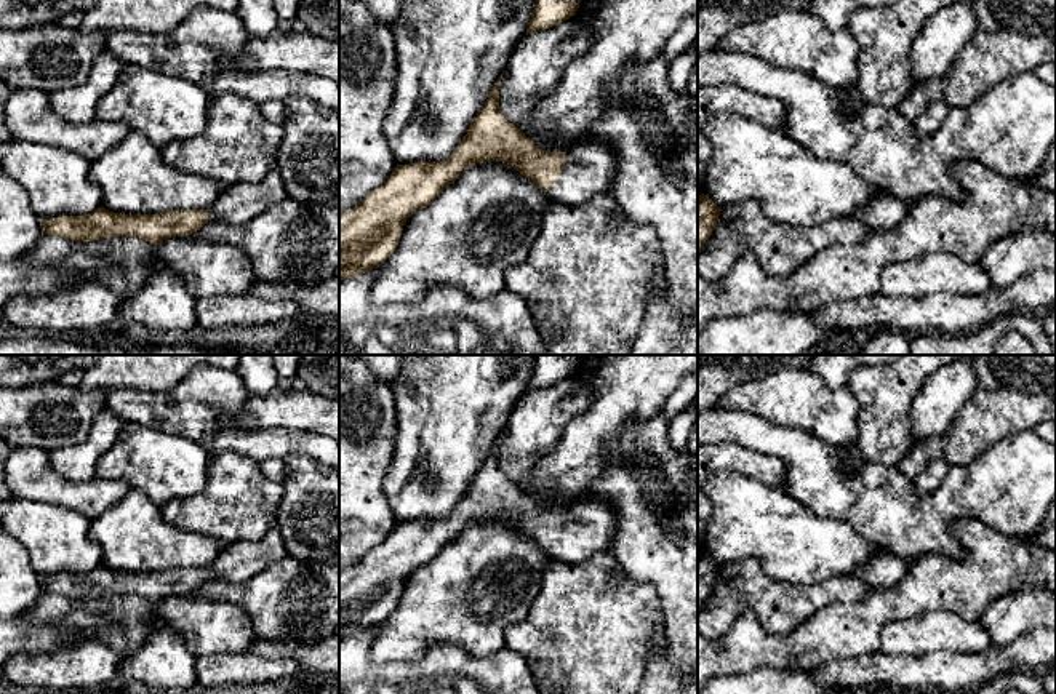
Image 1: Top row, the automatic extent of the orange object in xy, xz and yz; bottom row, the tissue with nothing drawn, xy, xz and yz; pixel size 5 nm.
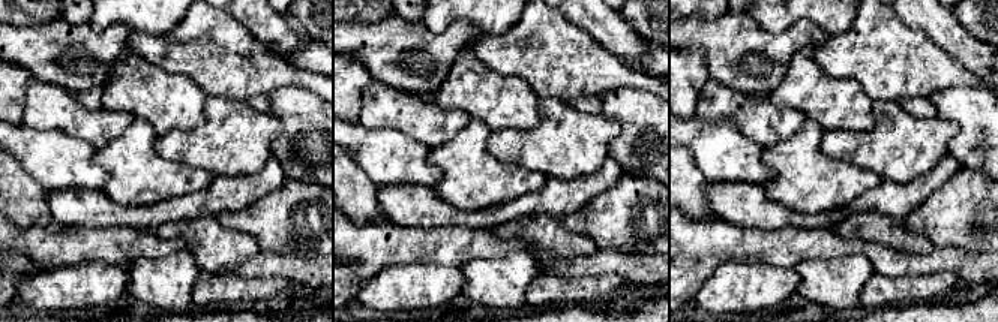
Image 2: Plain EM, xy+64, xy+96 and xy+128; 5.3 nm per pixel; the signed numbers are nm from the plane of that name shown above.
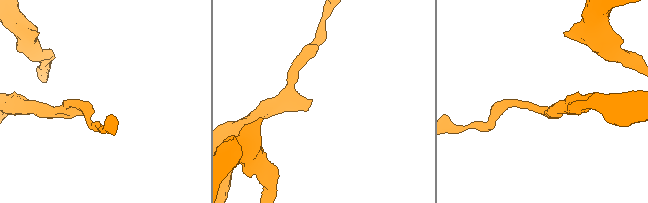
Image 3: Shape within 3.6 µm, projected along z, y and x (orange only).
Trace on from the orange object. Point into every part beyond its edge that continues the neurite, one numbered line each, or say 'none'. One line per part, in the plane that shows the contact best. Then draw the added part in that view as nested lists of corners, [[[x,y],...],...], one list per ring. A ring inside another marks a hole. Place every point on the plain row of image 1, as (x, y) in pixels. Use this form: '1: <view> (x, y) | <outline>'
1: xz (591, 528) | [[[610,501],[574,504],[557,540],[546,550],[552,558],[581,563],[610,552],[618,534],[618,517]]]

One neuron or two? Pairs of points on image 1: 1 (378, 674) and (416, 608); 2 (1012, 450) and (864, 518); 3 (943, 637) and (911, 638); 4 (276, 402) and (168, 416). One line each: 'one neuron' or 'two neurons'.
1: two neurons
2: one neuron
3: one neuron
4: two neurons

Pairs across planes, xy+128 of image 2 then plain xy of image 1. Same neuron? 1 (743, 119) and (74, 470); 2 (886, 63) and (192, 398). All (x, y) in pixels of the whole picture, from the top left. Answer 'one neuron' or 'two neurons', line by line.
1: two neurons
2: one neuron

